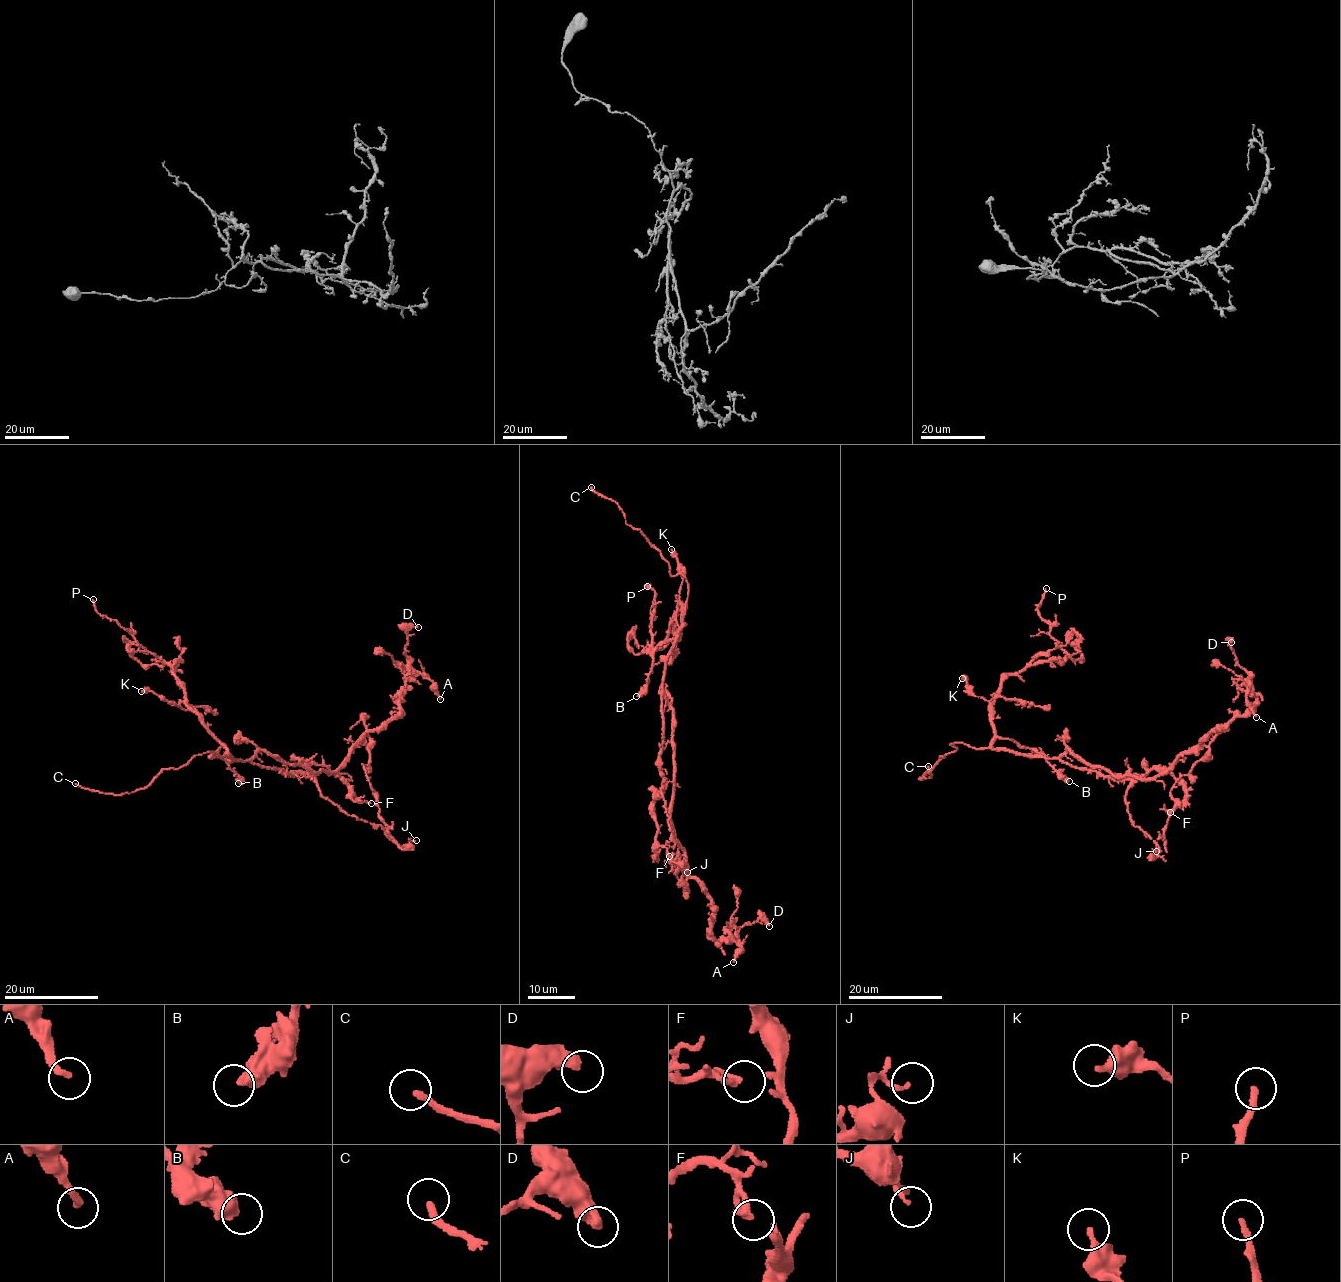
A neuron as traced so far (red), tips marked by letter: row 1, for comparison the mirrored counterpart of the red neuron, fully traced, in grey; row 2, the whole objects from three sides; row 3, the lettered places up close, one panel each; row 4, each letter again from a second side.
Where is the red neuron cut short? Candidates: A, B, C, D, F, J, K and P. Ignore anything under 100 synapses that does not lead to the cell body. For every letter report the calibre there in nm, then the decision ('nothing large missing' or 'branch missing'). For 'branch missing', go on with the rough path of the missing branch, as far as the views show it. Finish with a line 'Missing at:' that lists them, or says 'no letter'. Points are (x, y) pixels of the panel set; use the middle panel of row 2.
A: 280 nm | nothing large missing
B: 550 nm | nothing large missing
C: 240 nm | branch missing
D: 440 nm | nothing large missing
F: 190 nm | nothing large missing
J: 150 nm | nothing large missing
K: 320 nm | nothing large missing
P: 200 nm | nothing large missing
Missing at: C

